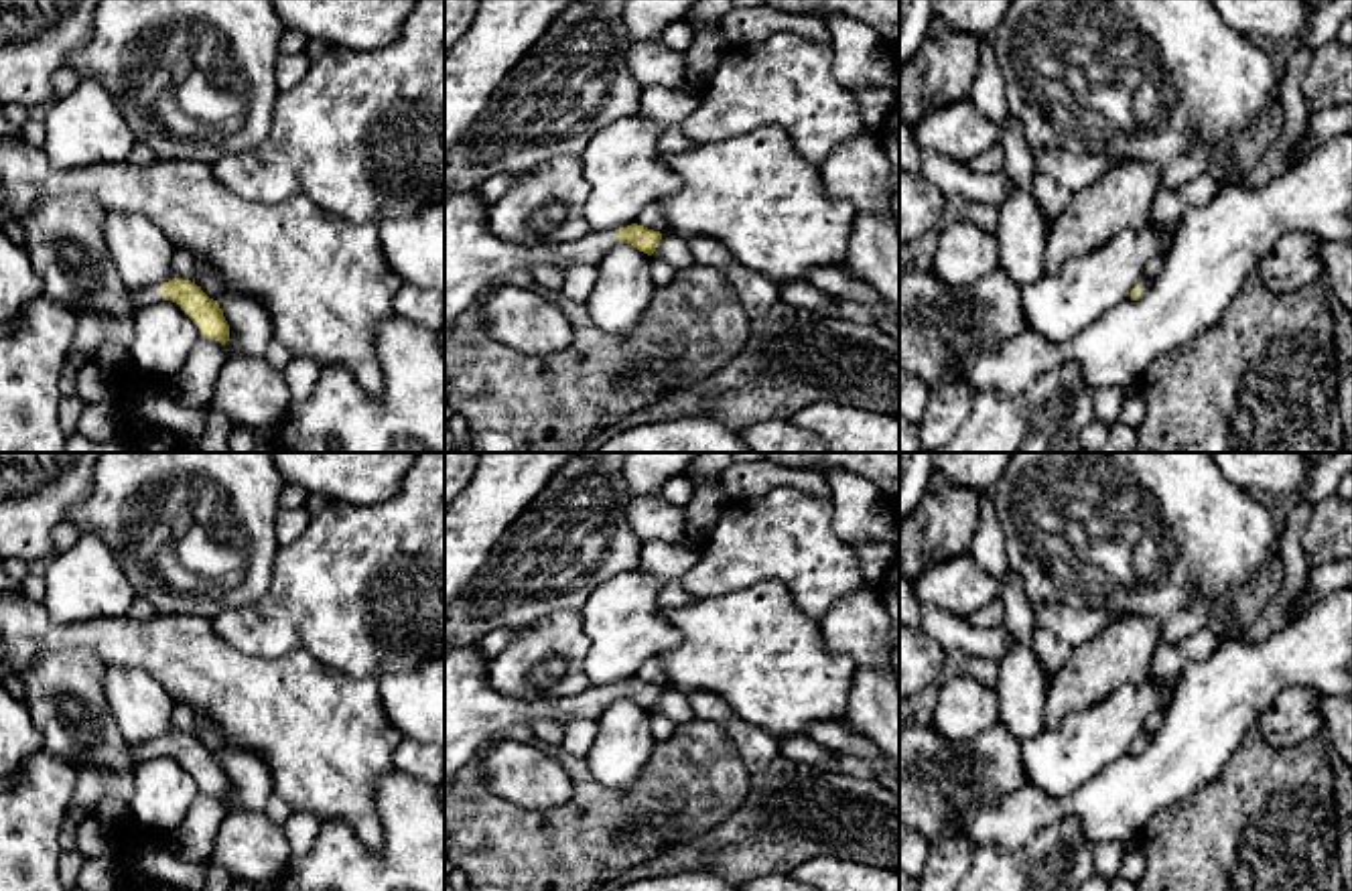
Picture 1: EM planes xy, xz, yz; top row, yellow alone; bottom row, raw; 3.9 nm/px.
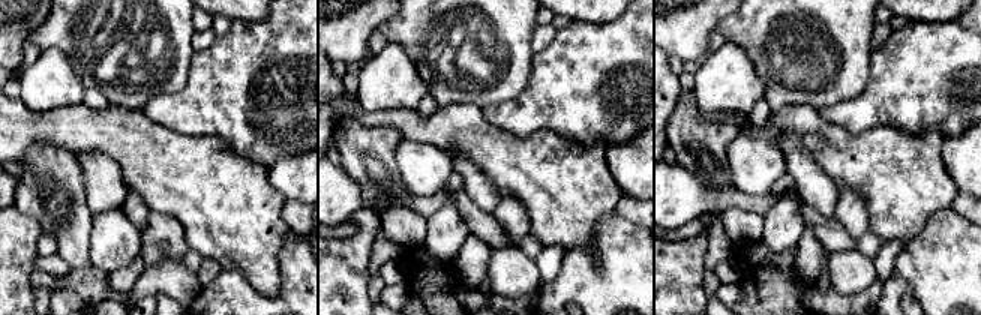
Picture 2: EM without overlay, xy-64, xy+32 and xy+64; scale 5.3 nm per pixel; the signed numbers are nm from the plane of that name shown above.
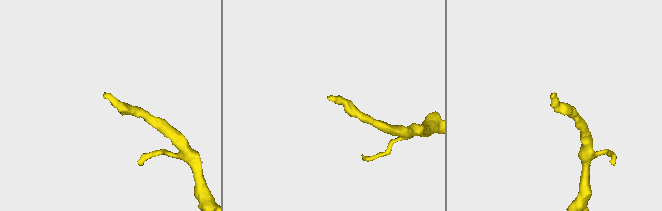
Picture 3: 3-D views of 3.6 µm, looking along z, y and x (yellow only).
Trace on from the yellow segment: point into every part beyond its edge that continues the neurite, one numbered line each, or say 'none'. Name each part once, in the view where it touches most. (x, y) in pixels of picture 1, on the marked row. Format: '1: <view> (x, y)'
1: xy (141, 299)

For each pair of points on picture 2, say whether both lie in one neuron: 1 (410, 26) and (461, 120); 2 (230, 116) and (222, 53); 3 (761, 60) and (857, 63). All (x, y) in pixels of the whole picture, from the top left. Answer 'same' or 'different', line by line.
1: different
2: same
3: same

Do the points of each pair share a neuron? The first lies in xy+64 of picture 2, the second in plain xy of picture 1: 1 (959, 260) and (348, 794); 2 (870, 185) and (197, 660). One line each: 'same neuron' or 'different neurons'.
1: different neurons
2: same neuron

